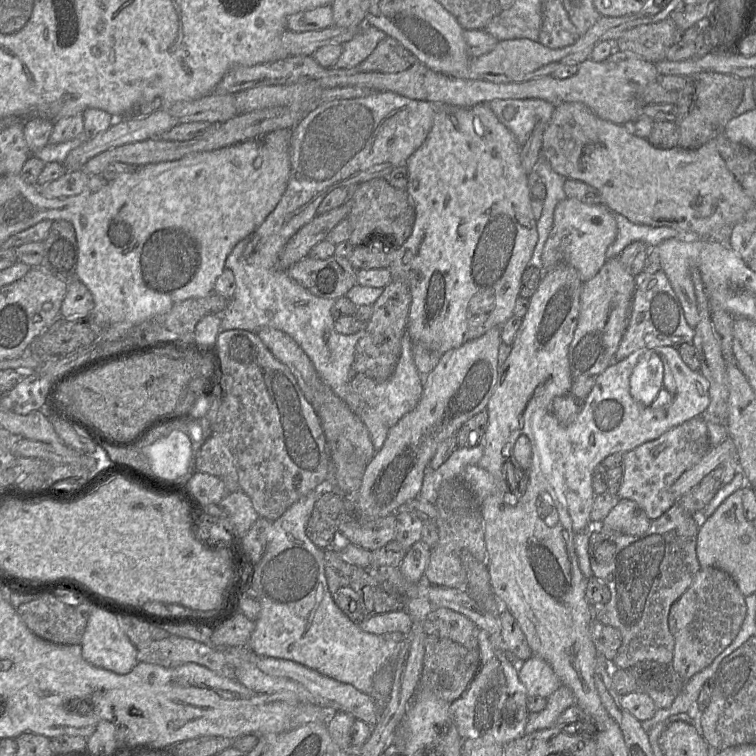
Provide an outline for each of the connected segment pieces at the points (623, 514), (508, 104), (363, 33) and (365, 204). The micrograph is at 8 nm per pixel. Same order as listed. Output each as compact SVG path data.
M619 499L600 524L622 534L640 535L648 530L651 521L637 502Z
M495 99L486 103L522 147L540 121L546 129L555 106L546 100Z
M363 24L360 31L348 42L336 61L336 68L353 68L363 62L374 51L378 43L387 36L383 31Z
M375 178L351 189L351 210L346 217L352 232L348 241L354 246L373 242L390 241L392 247L401 246L412 233L415 209L406 190L391 186L385 178Z

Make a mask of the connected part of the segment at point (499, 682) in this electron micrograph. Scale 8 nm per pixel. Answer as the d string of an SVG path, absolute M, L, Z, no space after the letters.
M485 630L478 631L477 649L480 655L479 669L467 690L450 703L451 716L463 740L482 737L505 746L526 735L525 727L530 713L527 691L519 679L518 666L495 647Z

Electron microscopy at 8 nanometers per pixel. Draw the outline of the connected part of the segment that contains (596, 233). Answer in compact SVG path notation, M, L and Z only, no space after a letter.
M565 198L554 210L553 226L542 251L543 272L558 265L574 268L582 282L592 279L606 262L606 250L617 236L613 213L603 204L586 204Z

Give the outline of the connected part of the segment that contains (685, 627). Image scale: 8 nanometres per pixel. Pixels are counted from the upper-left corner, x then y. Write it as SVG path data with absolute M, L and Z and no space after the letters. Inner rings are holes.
M702 567L684 594L671 606L668 624L674 637L670 666L684 680L709 666L739 633L747 614L745 596L732 577L716 567Z

